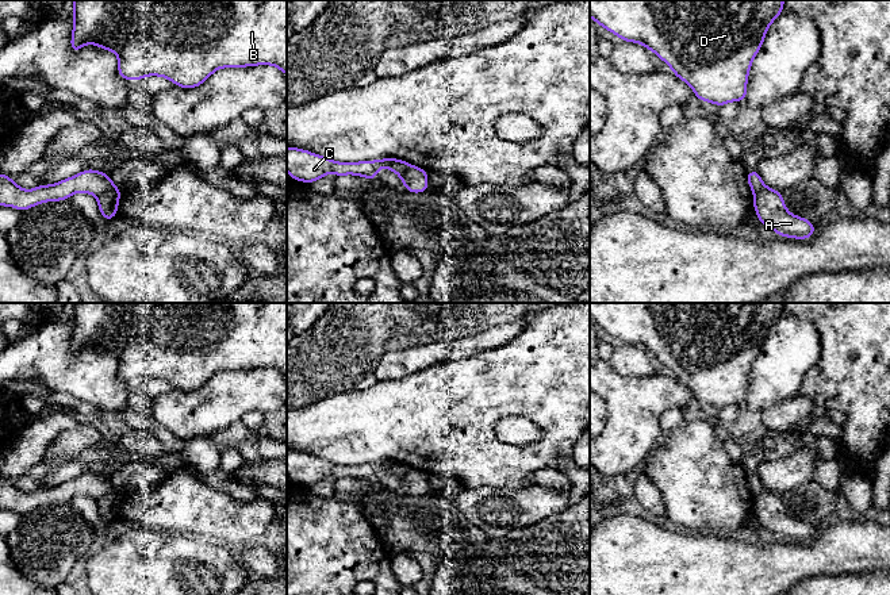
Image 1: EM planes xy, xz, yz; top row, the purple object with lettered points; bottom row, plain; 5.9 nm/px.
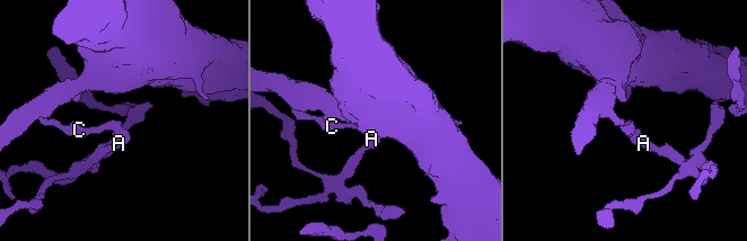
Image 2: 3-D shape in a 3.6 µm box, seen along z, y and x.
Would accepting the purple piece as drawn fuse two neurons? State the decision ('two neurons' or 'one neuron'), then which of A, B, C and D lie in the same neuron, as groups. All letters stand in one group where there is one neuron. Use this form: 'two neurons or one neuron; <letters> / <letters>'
two neurons; A / B C D

